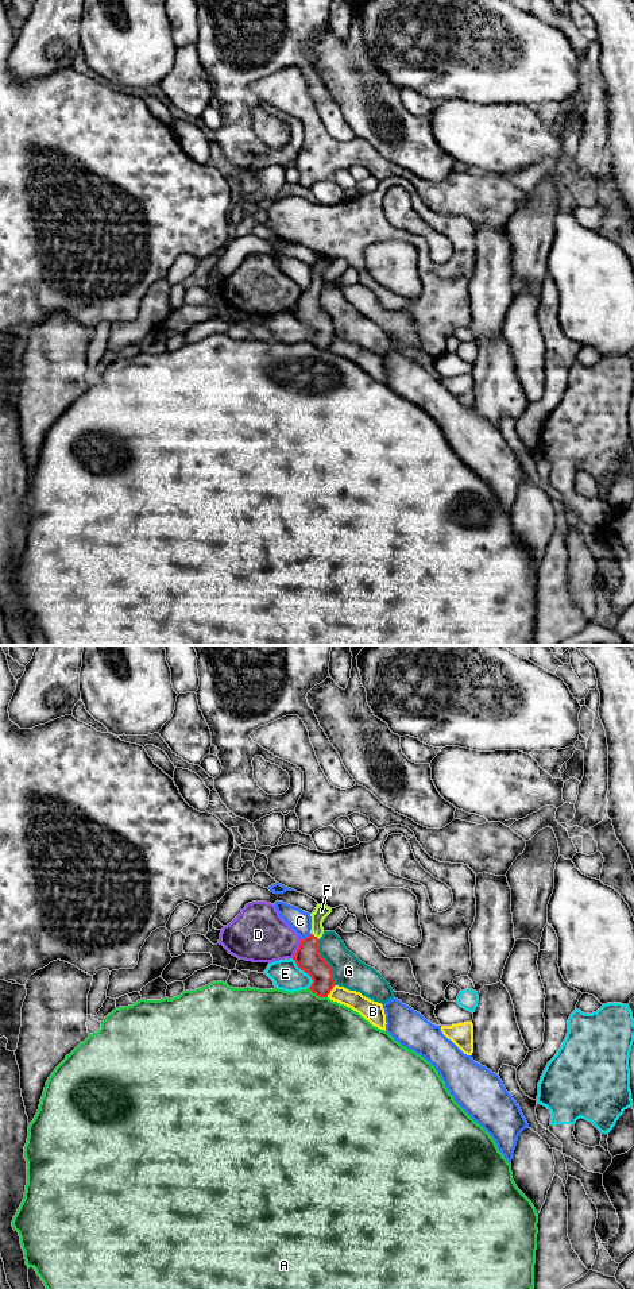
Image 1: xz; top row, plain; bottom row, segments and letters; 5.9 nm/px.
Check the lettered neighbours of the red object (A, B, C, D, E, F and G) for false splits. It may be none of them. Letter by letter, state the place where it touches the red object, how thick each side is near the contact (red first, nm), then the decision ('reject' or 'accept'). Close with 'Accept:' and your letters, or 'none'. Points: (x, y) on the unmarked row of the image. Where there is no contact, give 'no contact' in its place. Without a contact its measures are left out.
A: meets red in xz at (317, 347); 160 nm thick on the red side, 500 nm on the other; reject
B: meets red in xz at (331, 342); 160 nm thick on the red side, 110 nm on the other; reject
C: meets red in xz at (306, 289); 160 nm thick on the red side, 130 nm on the other; reject
D: meets red in xz at (297, 301); 160 nm thick on the red side, 320 nm on the other; reject
E: meets red in xz at (305, 324); 160 nm thick on the red side, 170 nm on the other; reject
F: meets red in xz at (313, 288); 160 nm thick on the red side, 90 nm on the other; accept
G: meets red in xz at (327, 315); 160 nm thick on the red side, 190 nm on the other; reject
Accept: F

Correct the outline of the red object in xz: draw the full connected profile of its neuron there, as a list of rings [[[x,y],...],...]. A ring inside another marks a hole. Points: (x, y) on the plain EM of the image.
[[[317,256],[316,262],[310,266],[310,287],[305,292],[301,292],[295,308],[293,309],[297,319],[312,329],[313,335],[309,341],[320,350],[328,350],[328,347],[336,337],[333,332],[332,320],[321,309],[318,302],[320,290],[324,286],[322,274],[330,265],[330,259]]]

